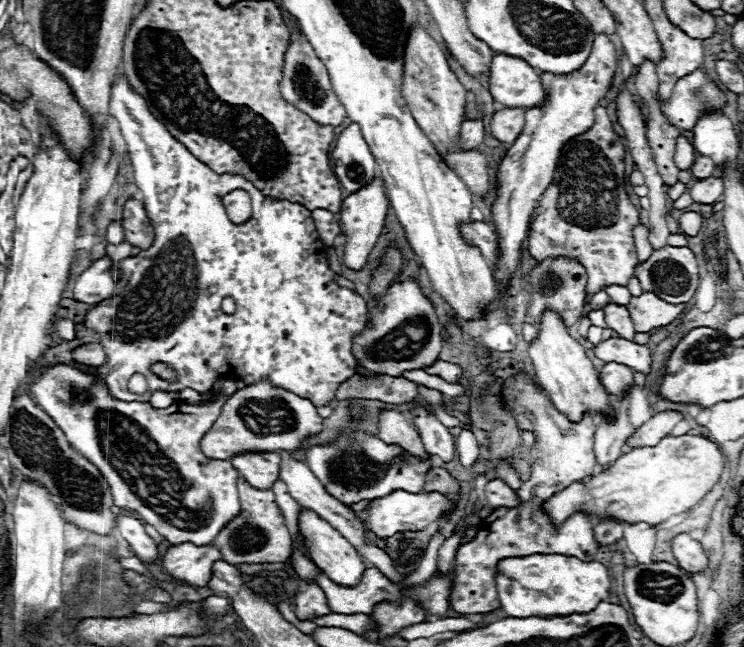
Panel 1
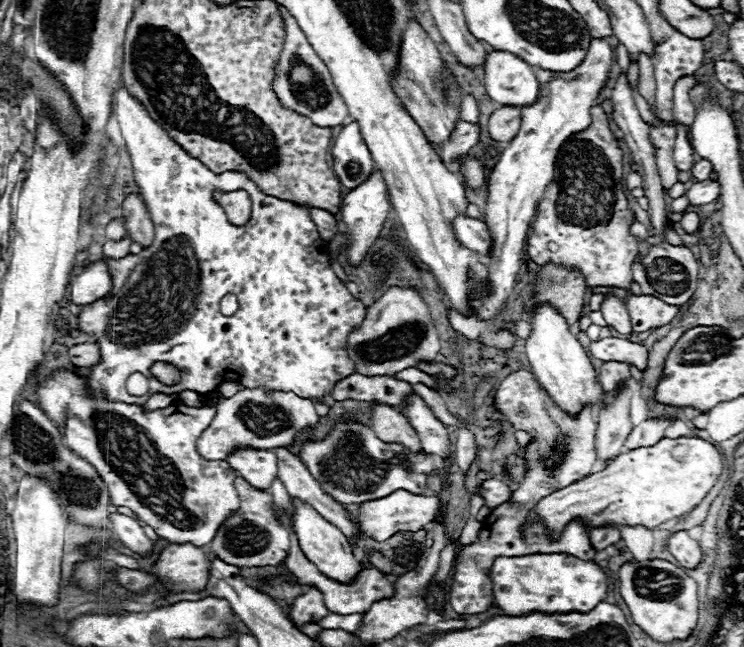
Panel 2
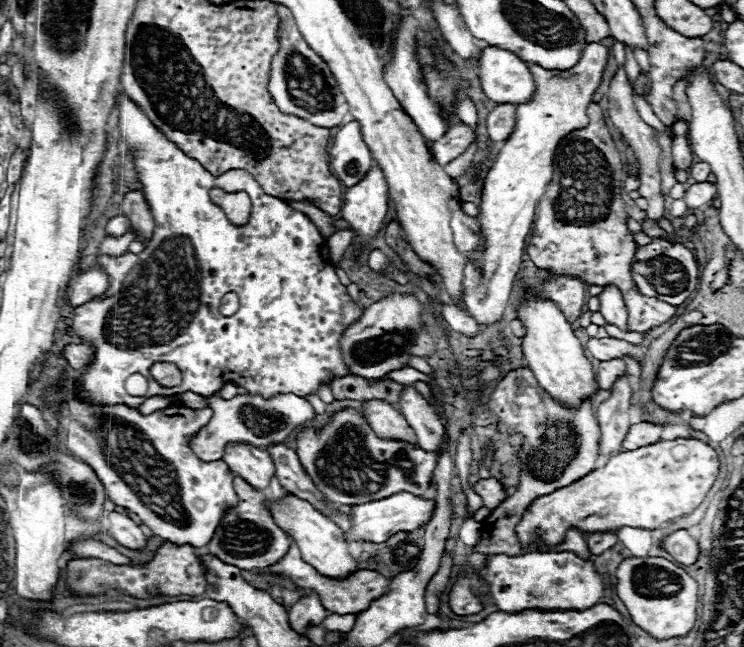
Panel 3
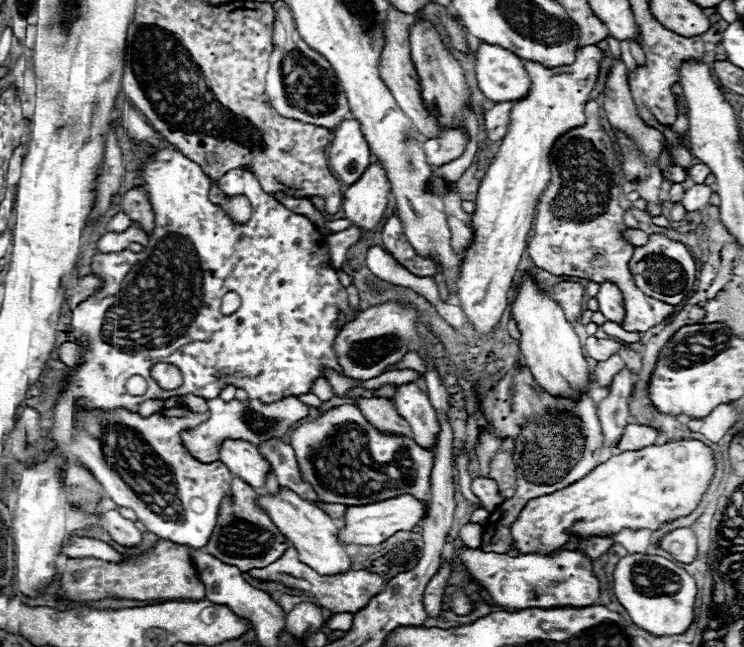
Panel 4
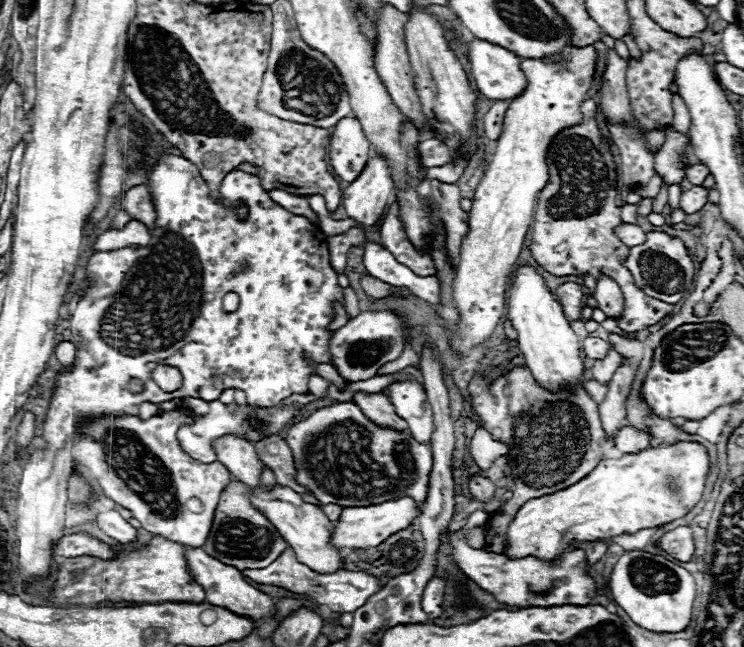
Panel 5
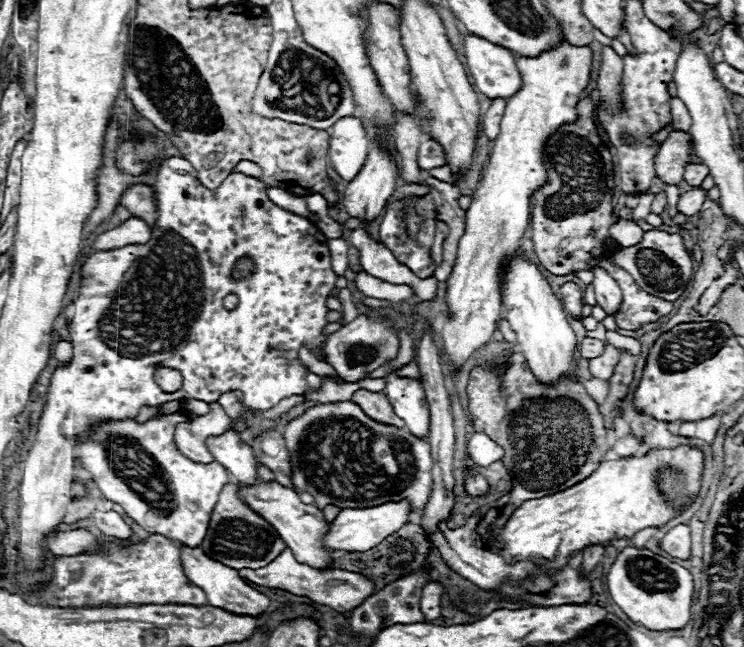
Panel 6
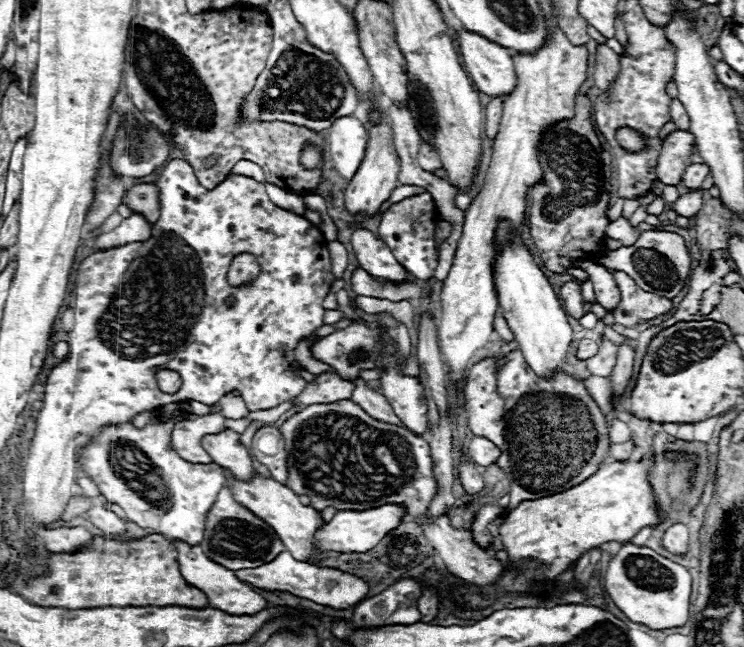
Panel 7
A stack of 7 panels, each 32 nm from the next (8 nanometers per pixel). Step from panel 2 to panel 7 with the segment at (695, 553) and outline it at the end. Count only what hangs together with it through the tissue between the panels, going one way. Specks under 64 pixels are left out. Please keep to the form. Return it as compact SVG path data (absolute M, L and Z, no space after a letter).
M674 524L664 532L662 538L662 546L674 554L674 556L682 556L688 552L688 526L686 524Z

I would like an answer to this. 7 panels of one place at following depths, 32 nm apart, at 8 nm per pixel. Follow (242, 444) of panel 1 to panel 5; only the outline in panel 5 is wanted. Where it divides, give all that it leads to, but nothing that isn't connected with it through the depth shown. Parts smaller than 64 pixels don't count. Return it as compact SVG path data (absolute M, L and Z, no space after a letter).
M220 400L216 402L210 402L210 412L198 420L194 426L182 426L178 430L178 442L182 446L182 450L192 456L194 460L198 462L204 462L204 464L210 464L216 460L216 452L212 448L212 442L216 438L222 438L226 434L232 434L232 436L246 436L250 442L258 442L266 436L272 436L272 434L282 434L284 428L288 424L292 424L296 418L300 418L300 406L298 404L290 404L290 406L270 406L270 408L258 408L258 406L250 406L250 404L222 404Z

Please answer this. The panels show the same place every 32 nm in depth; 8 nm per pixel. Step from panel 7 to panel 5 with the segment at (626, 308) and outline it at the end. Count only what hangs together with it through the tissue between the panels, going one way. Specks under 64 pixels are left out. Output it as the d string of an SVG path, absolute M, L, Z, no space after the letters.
M586 100L582 104L582 114L584 114L582 124L562 130L554 138L554 142L548 150L548 160L546 162L548 162L548 170L550 170L550 180L548 180L546 188L540 192L538 202L536 202L532 238L530 238L530 254L532 254L532 258L536 260L538 266L542 266L544 270L548 270L554 276L592 274L598 280L600 274L606 274L608 278L612 278L620 286L620 290L624 294L624 324L618 322L620 328L624 328L626 332L646 330L648 326L658 324L662 318L672 314L674 306L668 304L668 302L662 302L658 298L646 296L634 284L632 274L622 264L622 260L630 252L630 246L622 244L618 240L618 236L614 234L614 228L622 224L622 218L620 218L620 206L614 200L614 198L620 198L620 190L618 190L618 172L616 172L614 154L612 154L612 142L598 128L598 120L596 120L598 104L594 100Z

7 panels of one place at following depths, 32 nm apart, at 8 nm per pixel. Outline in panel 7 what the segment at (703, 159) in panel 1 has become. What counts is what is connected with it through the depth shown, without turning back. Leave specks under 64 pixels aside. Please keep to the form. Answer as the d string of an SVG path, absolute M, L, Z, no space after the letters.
M690 164L686 166L684 178L682 182L690 188L690 190L698 190L702 186L702 180L708 176L708 166L706 164Z

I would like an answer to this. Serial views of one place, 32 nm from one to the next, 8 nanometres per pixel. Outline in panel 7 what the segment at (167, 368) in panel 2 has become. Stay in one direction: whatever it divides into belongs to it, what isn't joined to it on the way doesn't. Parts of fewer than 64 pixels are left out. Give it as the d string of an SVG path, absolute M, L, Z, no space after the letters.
M160 368L160 370L156 372L156 382L158 382L160 390L164 390L164 392L172 394L172 392L176 392L176 390L180 388L182 378L180 378L180 374L178 374L178 372L174 372L174 370Z

